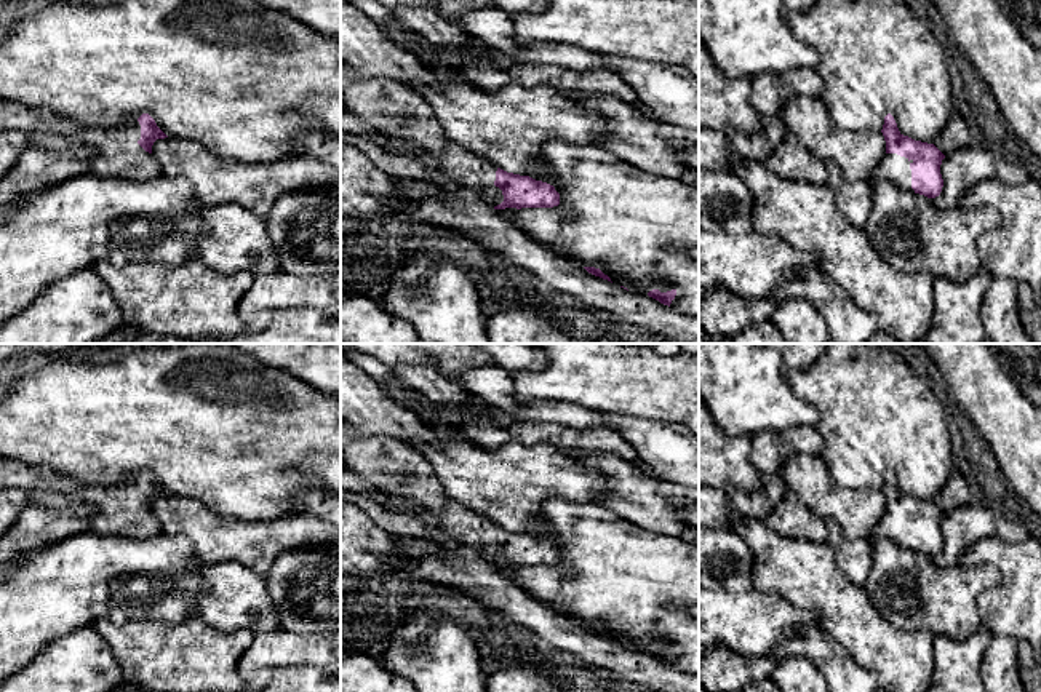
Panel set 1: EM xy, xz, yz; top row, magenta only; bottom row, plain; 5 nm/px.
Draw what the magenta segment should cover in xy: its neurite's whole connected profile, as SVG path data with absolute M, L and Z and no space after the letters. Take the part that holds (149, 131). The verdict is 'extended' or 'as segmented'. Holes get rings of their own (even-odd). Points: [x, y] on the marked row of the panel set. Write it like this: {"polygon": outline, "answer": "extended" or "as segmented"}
{"polygon": "M149 113L134 123L115 128L82 126L69 137L58 133L26 131L27 149L62 150L69 142L88 149L90 173L99 177L149 181L160 176L152 155L157 139L168 137Z", "answer": "extended"}

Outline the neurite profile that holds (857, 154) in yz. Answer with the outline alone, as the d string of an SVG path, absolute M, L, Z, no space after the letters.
M793 96L779 115L812 157L835 163L849 182L870 182L886 153L883 133L841 129L820 97Z

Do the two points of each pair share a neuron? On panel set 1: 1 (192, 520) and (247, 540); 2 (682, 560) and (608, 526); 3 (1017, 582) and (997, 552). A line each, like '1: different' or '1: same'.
1: same
2: same
3: same

